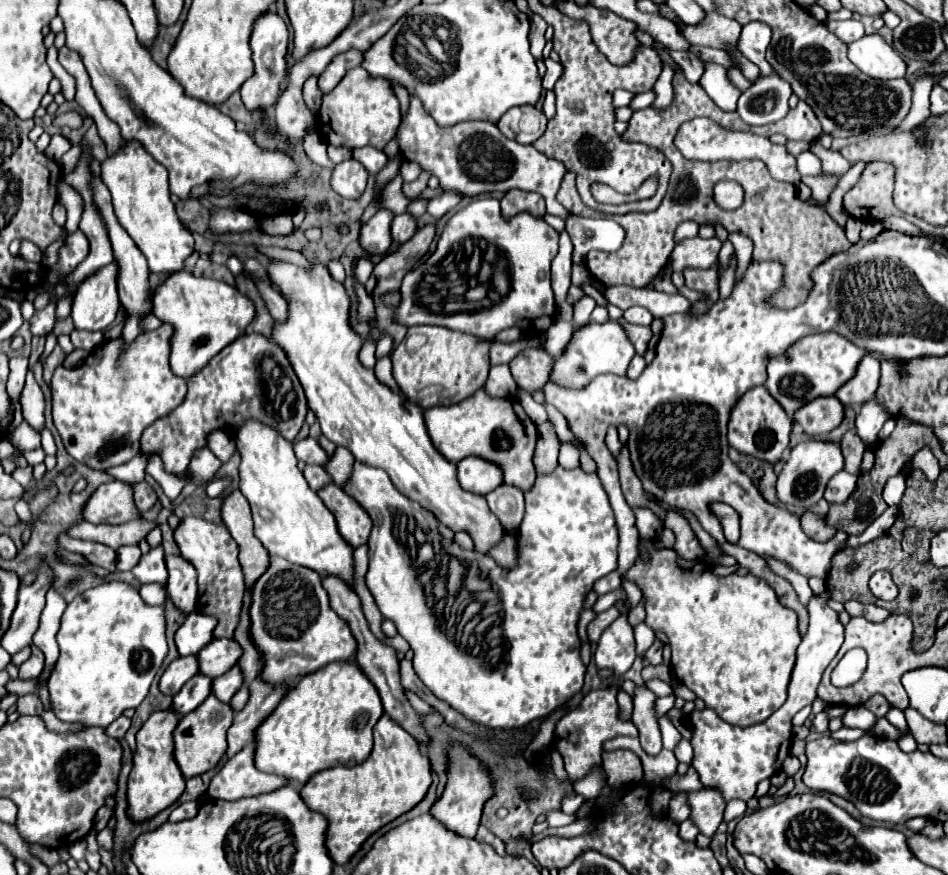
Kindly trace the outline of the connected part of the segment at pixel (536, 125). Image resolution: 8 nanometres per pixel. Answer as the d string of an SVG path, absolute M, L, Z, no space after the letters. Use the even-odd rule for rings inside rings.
M530 104L524 106L514 106L510 108L500 120L498 120L498 130L510 138L518 140L520 144L532 144L532 140L540 138L546 128L546 116L536 110Z

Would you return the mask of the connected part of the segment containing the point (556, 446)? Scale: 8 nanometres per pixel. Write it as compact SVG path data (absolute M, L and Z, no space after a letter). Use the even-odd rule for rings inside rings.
M546 420L538 426L538 440L536 440L536 450L534 450L536 474L548 476L556 470L558 450L560 450L560 440L556 436L556 430L554 430L552 422Z

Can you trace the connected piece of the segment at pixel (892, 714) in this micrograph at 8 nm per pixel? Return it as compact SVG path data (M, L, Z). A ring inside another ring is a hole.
M890 708L890 710L888 710L888 714L886 714L886 720L888 720L892 726L896 726L896 728L900 728L900 730L906 730L904 712L902 712L900 708Z

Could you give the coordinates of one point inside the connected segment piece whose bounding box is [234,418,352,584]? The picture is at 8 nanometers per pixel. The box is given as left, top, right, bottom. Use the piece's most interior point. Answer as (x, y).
(289, 519)

